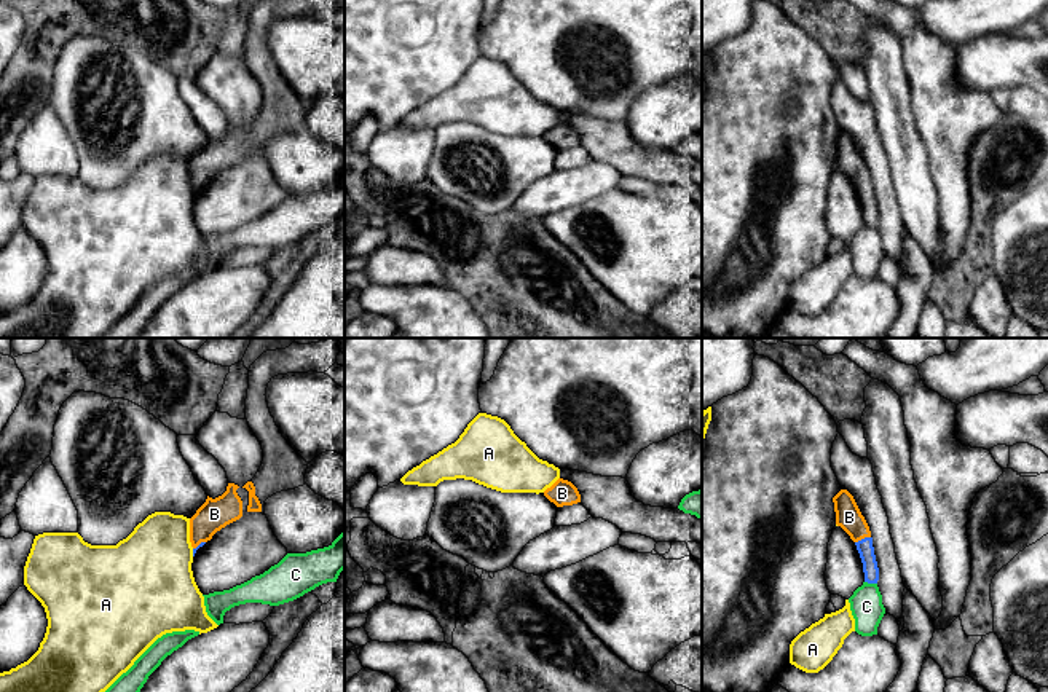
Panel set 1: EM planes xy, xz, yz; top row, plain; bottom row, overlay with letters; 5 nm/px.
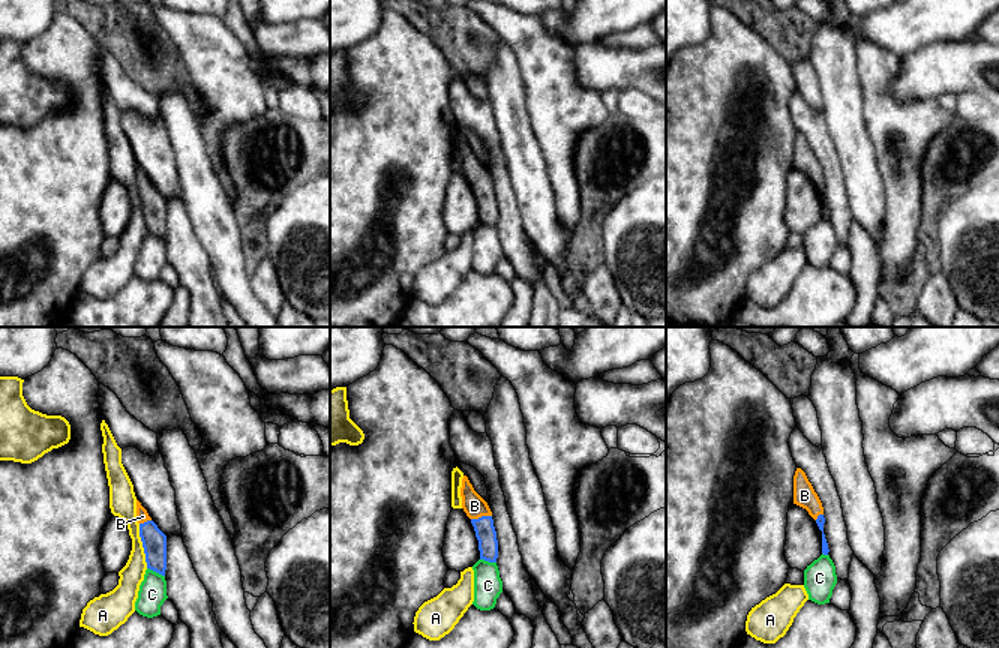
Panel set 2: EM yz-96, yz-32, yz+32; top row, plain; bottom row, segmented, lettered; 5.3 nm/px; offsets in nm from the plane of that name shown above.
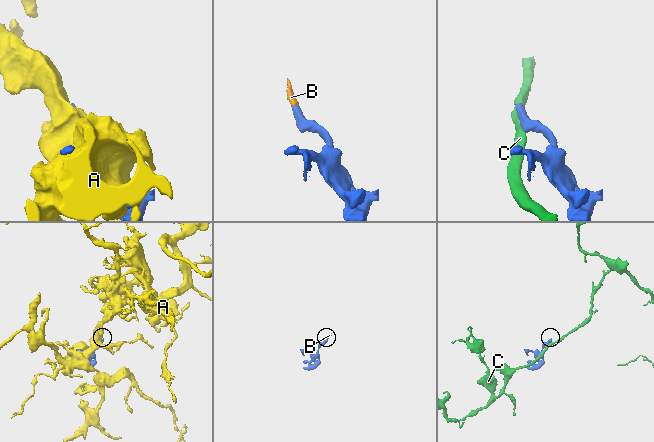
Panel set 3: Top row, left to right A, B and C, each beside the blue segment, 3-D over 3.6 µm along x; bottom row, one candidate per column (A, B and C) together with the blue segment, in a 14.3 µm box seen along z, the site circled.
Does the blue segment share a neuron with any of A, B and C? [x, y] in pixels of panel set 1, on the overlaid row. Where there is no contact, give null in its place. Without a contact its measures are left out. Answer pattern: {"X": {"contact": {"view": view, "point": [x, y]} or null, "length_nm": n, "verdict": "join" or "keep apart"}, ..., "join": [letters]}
{"A": {"contact": {"view": "xy", "point": [193, 552]}, "length_nm": 40, "verdict": "keep apart"}, "B": {"contact": {"view": "yz", "point": [862, 539]}, "length_nm": 90, "verdict": "join"}, "C": {"contact": {"view": "yz", "point": [871, 582]}, "length_nm": 70, "verdict": "keep apart"}, "join": ["B"]}

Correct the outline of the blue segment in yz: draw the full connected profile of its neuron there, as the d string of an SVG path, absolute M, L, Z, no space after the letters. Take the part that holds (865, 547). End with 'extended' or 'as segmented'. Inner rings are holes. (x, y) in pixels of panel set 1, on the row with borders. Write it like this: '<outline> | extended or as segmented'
M841 490L834 497L836 525L841 526L855 542L865 572L865 582L877 584L879 568L874 555L869 526L861 515L853 496Z | extended

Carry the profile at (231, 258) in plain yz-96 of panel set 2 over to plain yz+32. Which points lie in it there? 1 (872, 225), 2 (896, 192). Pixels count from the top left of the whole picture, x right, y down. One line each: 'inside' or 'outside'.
1: inside
2: outside

